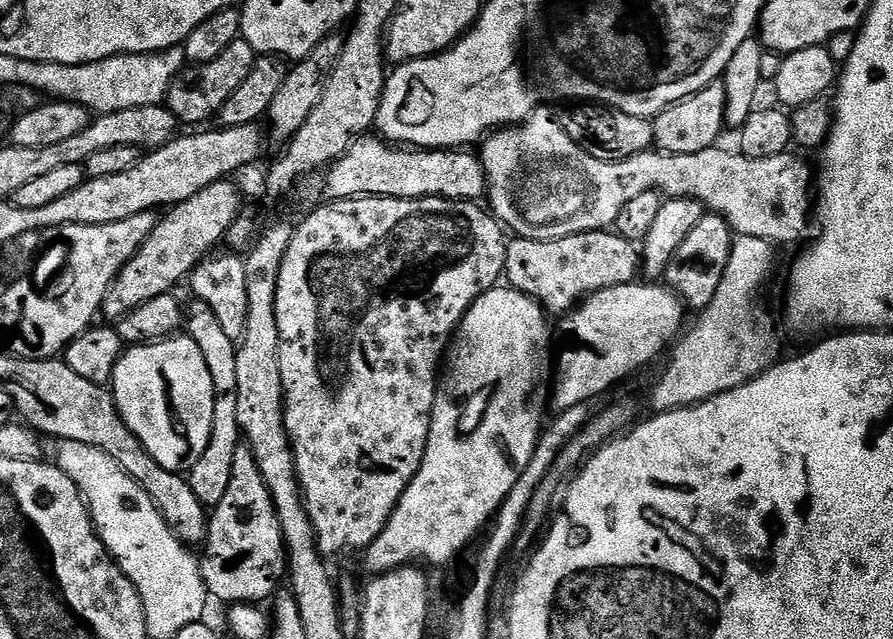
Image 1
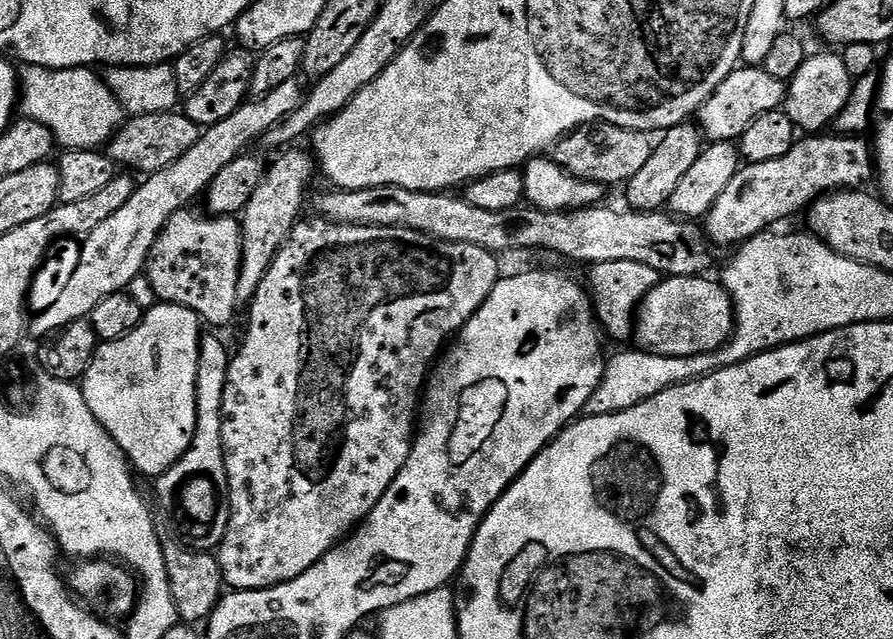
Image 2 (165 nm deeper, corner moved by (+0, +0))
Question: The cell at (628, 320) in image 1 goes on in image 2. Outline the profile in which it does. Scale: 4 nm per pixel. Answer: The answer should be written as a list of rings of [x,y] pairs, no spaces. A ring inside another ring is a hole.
[[[707,275],[699,276],[669,276],[661,279],[658,286],[654,286],[654,290],[650,290],[650,294],[646,294],[646,298],[641,302],[634,321],[634,344],[637,349],[652,352],[656,356],[673,356],[674,358],[690,358],[698,354],[706,354],[707,352],[716,352],[728,339],[732,336],[732,328],[736,324],[736,309],[732,307],[732,295],[724,289],[723,283],[719,279],[707,280]]]

